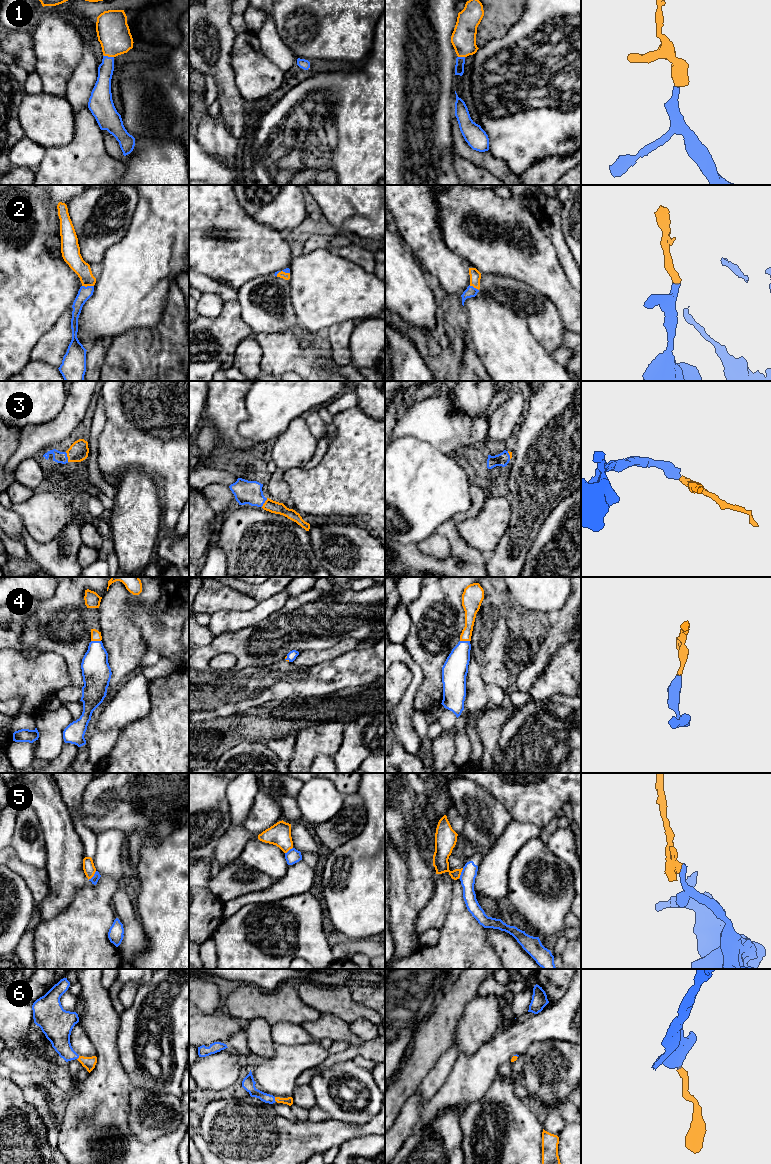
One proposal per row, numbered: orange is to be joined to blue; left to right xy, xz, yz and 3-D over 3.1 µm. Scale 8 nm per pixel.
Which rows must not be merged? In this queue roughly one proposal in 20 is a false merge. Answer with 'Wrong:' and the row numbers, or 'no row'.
Wrong: 5

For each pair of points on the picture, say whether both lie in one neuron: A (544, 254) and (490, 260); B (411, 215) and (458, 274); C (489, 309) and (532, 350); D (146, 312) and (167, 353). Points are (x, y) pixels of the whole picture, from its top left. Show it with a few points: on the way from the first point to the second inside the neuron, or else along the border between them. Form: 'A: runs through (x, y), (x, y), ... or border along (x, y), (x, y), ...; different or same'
A: runs through (531, 258), (503, 259); same
B: runs through (420, 230), (424, 240), (443, 259); same
C: runs through (500, 320), (521, 341); same
D: border along (164, 306), (161, 319), (155, 325), (130, 330); different

